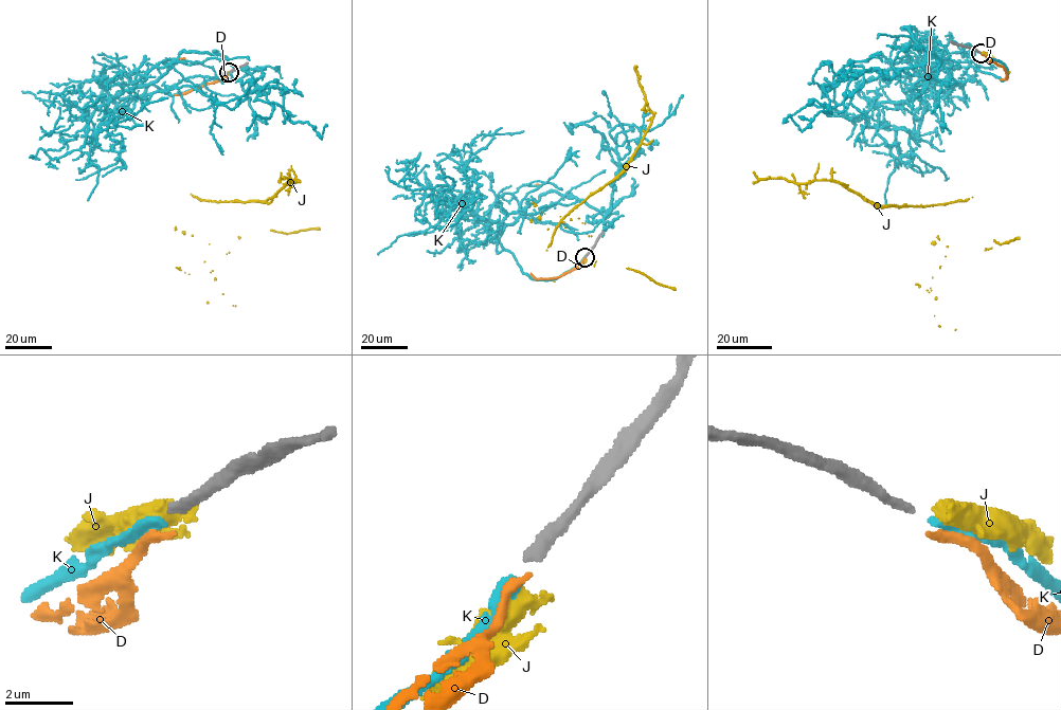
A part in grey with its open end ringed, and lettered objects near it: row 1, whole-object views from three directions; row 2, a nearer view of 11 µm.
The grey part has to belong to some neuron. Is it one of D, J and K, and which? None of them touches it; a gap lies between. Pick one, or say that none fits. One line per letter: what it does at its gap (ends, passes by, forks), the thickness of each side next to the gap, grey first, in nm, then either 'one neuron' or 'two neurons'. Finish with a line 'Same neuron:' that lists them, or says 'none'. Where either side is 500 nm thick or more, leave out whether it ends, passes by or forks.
D: it ends there; 300 nm thick on the grey side, 240 nm on the other; two neurons
J: it passes by; 300 nm thick on the grey side, 400 nm on the other; two neurons
K: it ends there; 300 nm thick on the grey side, 320 nm on the other; one neuron
Same neuron: K

